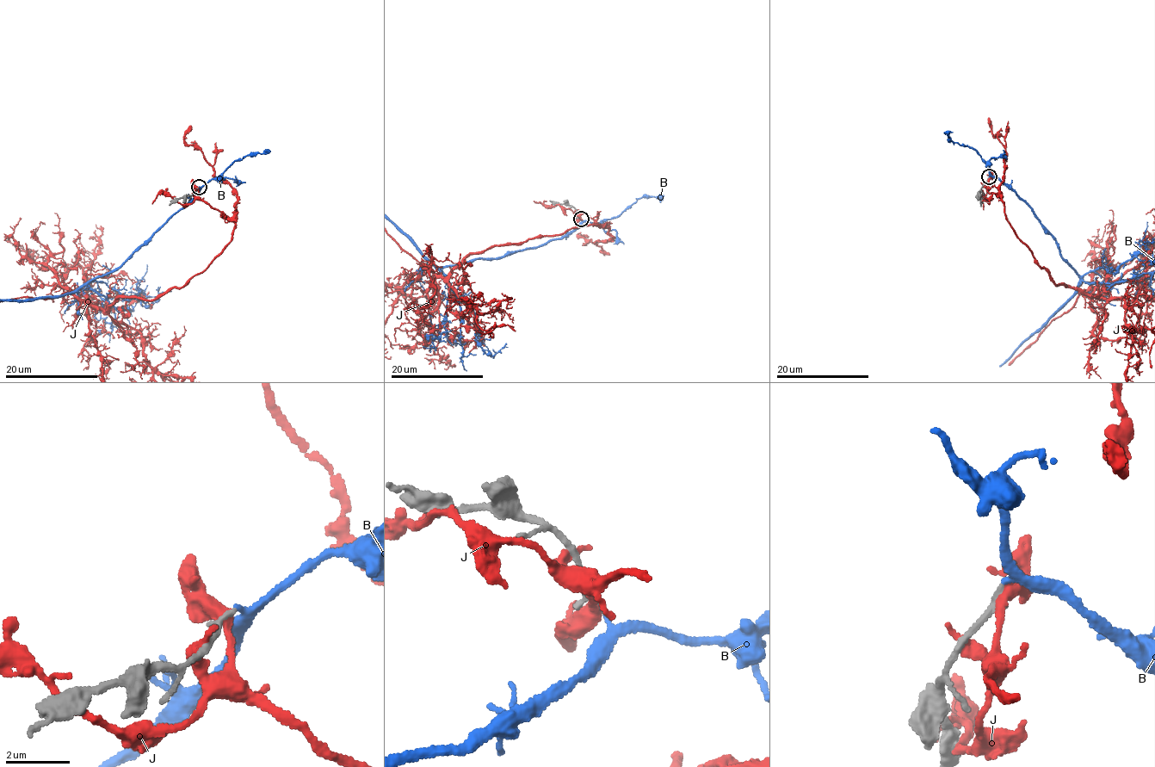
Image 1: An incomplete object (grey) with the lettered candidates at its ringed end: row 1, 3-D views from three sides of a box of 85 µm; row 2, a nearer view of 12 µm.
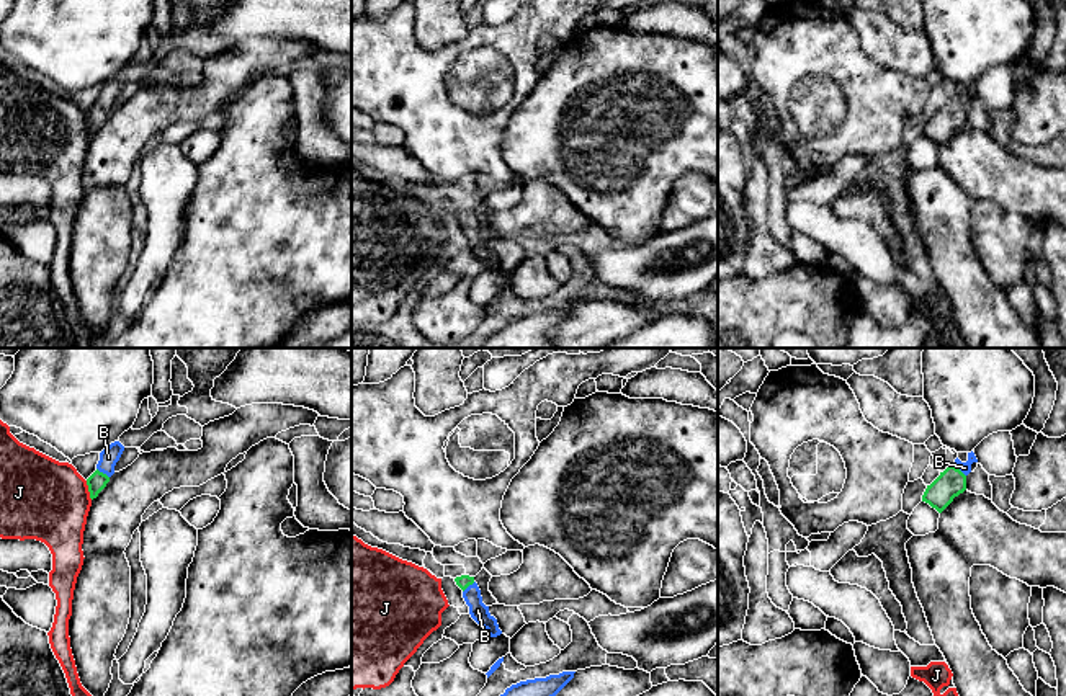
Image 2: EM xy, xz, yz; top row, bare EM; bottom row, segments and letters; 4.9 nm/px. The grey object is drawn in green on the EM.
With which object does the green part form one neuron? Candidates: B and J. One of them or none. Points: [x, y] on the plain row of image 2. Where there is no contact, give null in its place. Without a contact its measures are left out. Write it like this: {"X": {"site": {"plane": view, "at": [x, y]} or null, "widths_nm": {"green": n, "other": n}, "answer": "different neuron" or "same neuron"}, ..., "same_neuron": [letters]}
{"B": {"site": {"plane": "xy", "at": [102, 107]}, "widths_nm": {"green": 90, "other": 90}, "answer": "same neuron"}, "J": {"site": {"plane": "xy", "at": [89, 124]}, "widths_nm": {"green": 90, "other": 400}, "answer": "different neuron"}, "same_neuron": ["B"]}

